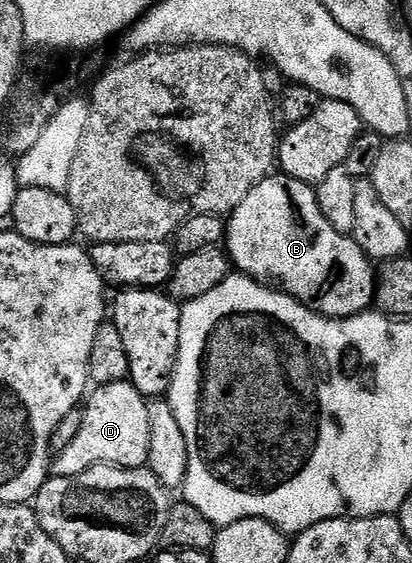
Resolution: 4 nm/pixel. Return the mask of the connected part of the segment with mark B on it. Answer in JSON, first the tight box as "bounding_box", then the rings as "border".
{"bounding_box":[227,174,375,318],"border":[[[270,174],[264,180],[258,182],[251,190],[251,194],[247,194],[247,198],[243,198],[243,202],[239,202],[239,206],[233,209],[227,220],[227,251],[232,267],[238,273],[251,276],[254,280],[266,285],[276,286],[287,296],[293,296],[296,300],[300,300],[302,304],[307,305],[311,311],[319,313],[321,316],[332,316],[340,318],[343,316],[357,316],[360,312],[366,311],[374,303],[373,290],[375,287],[375,268],[368,256],[359,245],[353,241],[352,235],[335,230],[335,226],[331,226],[331,222],[327,222],[327,218],[323,218],[323,210],[319,210],[319,202],[317,201],[317,193],[312,187],[303,182],[299,182],[295,178],[284,174]]]}

